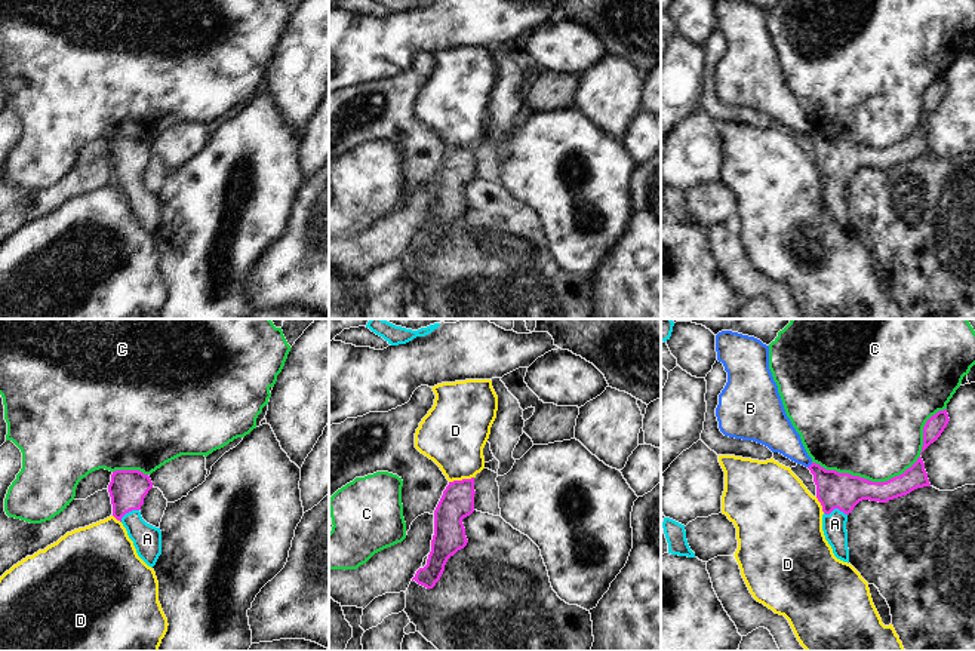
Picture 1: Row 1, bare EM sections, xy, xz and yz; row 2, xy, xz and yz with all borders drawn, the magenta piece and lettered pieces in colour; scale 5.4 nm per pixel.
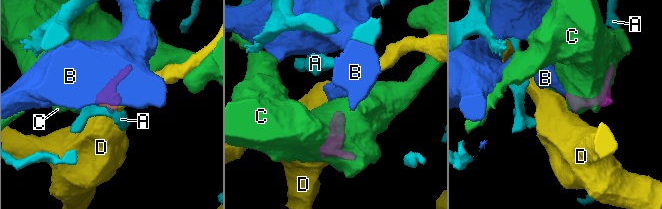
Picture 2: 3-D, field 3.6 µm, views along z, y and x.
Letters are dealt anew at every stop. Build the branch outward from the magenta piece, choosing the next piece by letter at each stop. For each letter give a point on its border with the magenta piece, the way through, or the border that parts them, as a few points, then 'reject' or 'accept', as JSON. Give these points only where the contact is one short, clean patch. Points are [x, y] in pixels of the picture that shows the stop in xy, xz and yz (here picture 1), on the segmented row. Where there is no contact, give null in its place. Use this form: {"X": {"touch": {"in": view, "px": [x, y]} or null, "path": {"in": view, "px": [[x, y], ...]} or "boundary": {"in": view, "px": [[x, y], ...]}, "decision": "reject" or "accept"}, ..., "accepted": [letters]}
{"A": {"touch": {"in": "yz", "px": [836, 507]}, "path": {"in": "yz", "px": [[843, 491], [837, 497], [836, 507], [834, 524]]}, "decision": "accept"}, "B": {"touch": {"in": "yz", "px": [809, 466]}, "boundary": {"in": "yz", "px": [[812, 463], [808, 467]]}, "decision": "reject"}, "C": {"touch": {"in": "yz", "px": [892, 478]}, "decision": "reject"}, "D": {"touch": {"in": "xz", "px": [463, 479]}, "boundary": {"in": "xz", "px": [[473, 476], [449, 482]]}, "decision": "reject"}, "accepted": ["A"]}

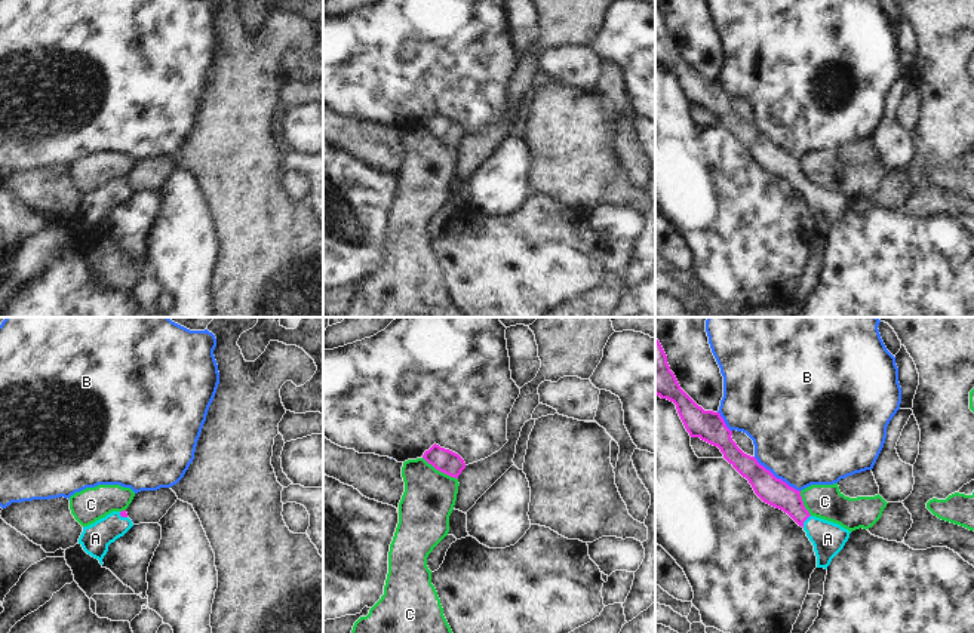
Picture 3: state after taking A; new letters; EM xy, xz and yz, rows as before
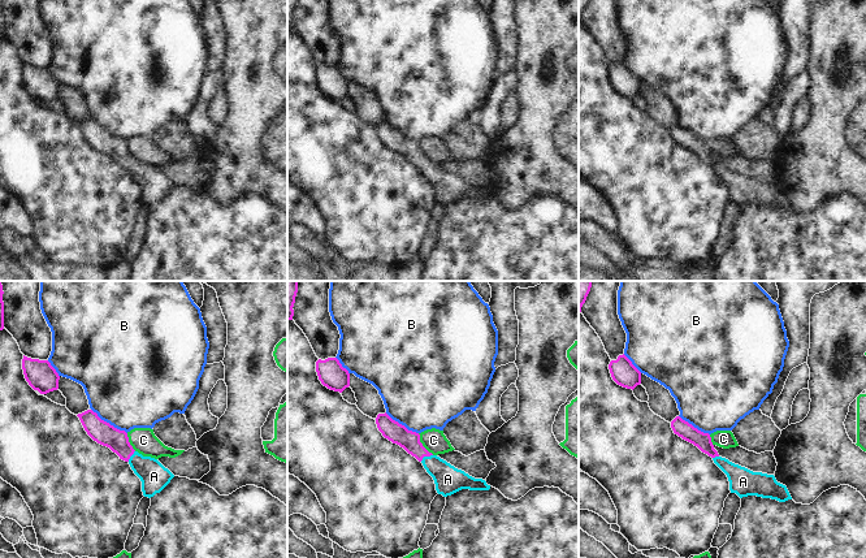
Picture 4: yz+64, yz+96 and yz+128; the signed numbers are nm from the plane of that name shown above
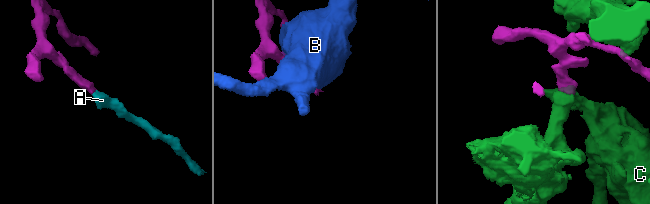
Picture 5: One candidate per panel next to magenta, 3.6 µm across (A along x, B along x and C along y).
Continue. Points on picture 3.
{"A": {"touch": {"in": "yz", "px": [805, 519]}, "path": {"in": "yz", "px": [[773, 491], [782, 495], [805, 519], [827, 538]]}, "decision": "accept"}, "B": {"touch": {"in": "yz", "px": [776, 478]}, "decision": "reject"}, "C": {"touch": {"in": "xz", "px": [441, 470]}, "decision": "reject"}, "accepted": ["A"]}

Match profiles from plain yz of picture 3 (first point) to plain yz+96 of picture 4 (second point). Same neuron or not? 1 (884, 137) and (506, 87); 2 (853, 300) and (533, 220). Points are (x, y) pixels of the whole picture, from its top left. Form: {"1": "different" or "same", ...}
{"1": "same", "2": "same"}

